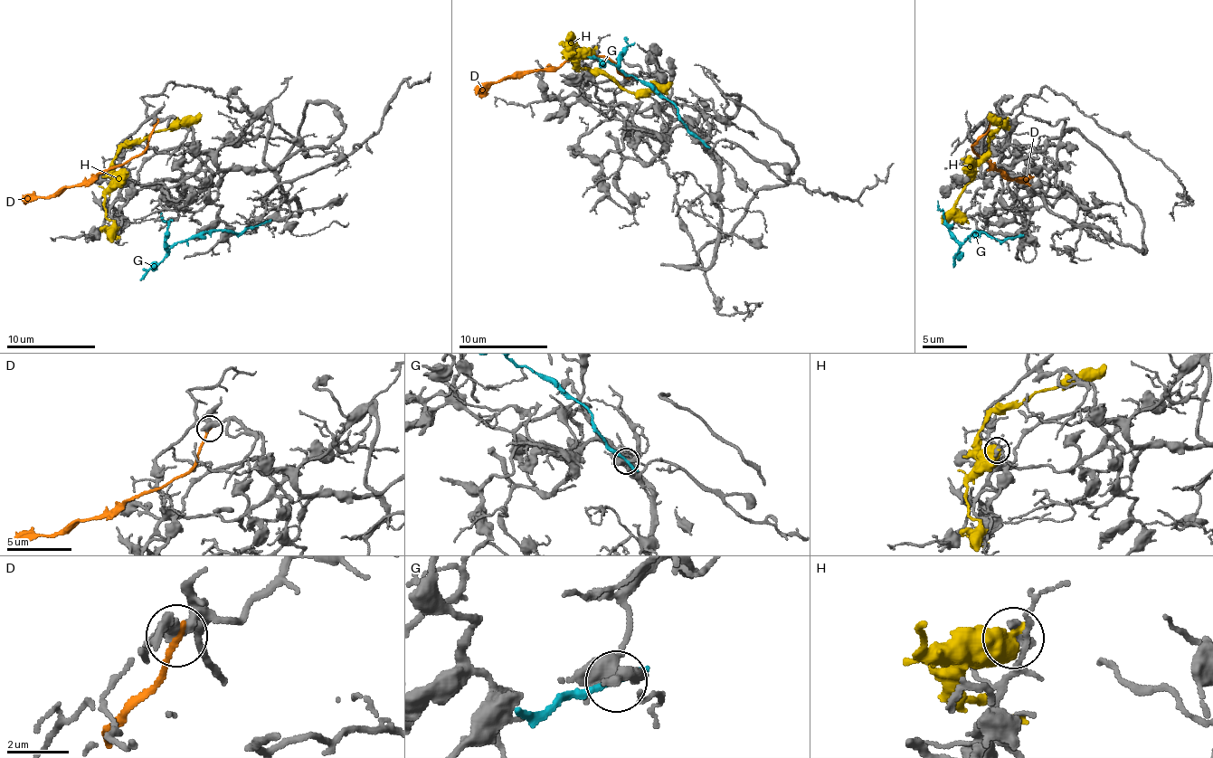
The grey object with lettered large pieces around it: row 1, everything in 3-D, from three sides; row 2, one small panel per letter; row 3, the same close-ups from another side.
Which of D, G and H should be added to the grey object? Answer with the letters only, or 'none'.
none

